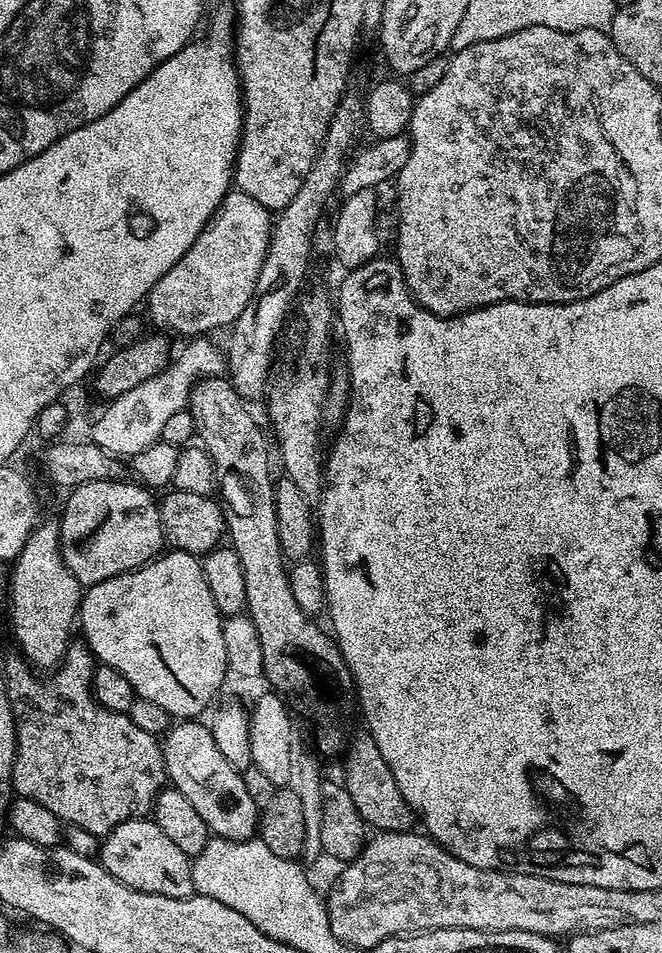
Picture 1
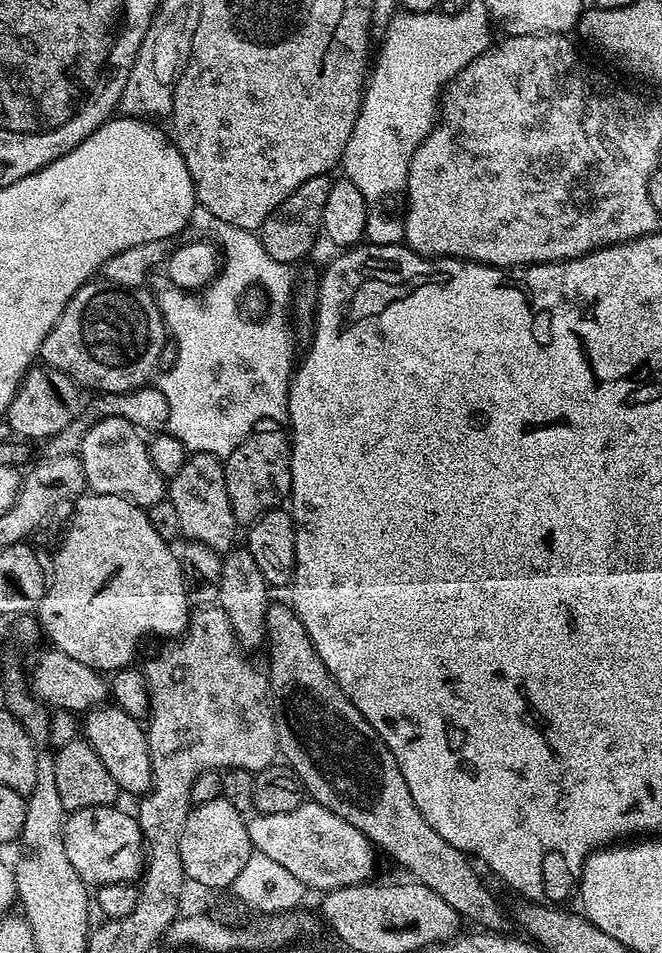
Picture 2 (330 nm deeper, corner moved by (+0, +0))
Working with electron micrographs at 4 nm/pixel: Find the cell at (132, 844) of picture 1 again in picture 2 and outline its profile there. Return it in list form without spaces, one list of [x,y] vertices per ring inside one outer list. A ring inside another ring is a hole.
[[[120,806],[83,808],[65,819],[64,834],[66,855],[87,885],[139,881],[144,870],[144,839],[131,811],[123,812]]]

